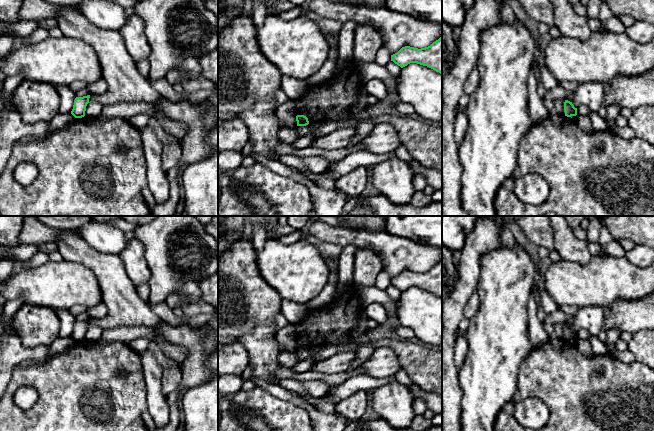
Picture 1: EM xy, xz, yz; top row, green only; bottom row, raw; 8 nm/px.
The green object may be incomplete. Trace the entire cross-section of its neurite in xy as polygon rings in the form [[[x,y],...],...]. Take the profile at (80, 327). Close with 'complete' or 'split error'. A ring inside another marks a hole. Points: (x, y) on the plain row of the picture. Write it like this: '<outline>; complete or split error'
[[[90,319],[83,321],[76,321],[71,338],[75,342],[82,342],[85,340],[86,330],[89,327]]]; complete

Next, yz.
[[[565,324],[564,336],[565,336],[565,340],[567,340],[567,341],[576,340],[577,339],[577,332],[574,331],[572,326]]]; complete

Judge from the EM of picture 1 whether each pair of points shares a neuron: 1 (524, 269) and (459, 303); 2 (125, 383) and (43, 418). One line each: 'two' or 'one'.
1: two
2: one

